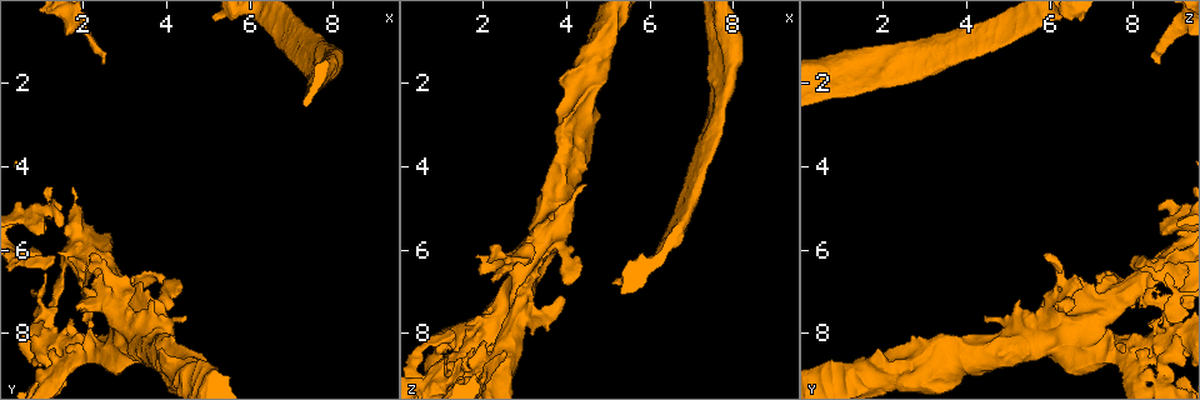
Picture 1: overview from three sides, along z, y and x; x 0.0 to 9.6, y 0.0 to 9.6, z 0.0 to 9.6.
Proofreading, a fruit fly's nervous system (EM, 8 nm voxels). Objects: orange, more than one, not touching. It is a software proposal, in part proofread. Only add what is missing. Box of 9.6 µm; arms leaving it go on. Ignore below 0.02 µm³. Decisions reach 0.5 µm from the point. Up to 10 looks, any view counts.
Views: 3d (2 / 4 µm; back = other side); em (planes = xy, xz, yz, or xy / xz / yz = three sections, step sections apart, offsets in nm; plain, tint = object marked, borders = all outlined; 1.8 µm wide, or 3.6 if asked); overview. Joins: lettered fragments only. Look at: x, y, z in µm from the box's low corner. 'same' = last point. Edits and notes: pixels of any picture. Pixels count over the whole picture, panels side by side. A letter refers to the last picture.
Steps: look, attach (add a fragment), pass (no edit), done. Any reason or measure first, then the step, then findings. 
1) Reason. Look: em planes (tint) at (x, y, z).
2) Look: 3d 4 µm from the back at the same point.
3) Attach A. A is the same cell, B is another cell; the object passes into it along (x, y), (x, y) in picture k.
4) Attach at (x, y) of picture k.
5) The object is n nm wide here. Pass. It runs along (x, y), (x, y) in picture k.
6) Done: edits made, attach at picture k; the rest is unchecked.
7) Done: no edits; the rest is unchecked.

Stops while still wide. Look: em planes (borders) at (1.00, 5.60, 8.65).

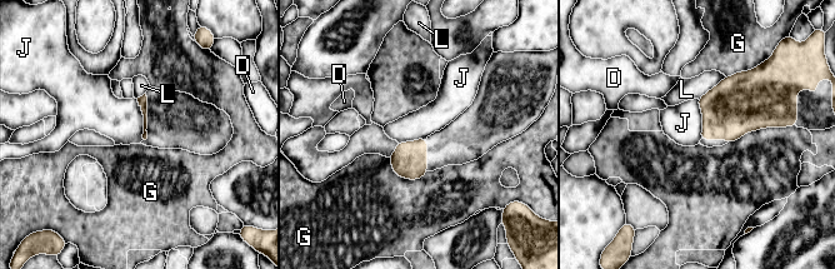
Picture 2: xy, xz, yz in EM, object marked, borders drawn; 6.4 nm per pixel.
The longest contact is with G, 400 nm. Pass. D, G, J and L are other cells; none of them fits.

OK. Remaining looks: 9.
An open end. Look: em xy step 8 (borders) at (2.55, 1.50, 8.60).

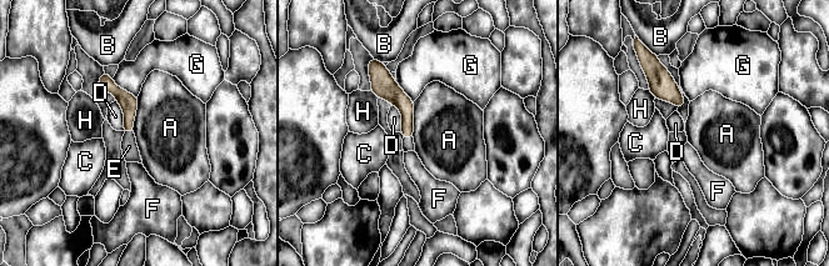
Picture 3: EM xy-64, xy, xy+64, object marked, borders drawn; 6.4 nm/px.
The longest contact is with A, 240 nm. Attach E. E is the same cell, A, B, C, D, F, G and H are other cells; the object passes into it along (400, 100), (408, 137), (408, 144) in picture 3; the neuron continues.

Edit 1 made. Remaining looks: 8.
Four arms meet. Look: em planes (tint) at (1.20, 8.25, 8.75).

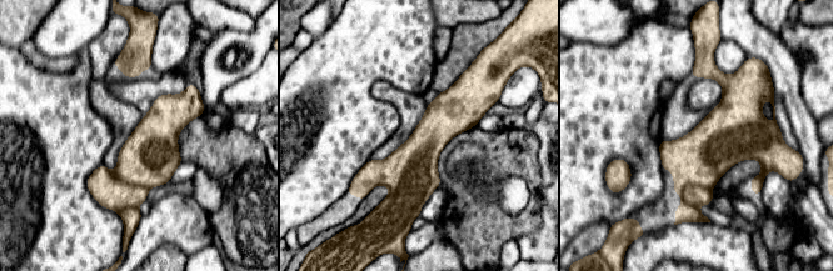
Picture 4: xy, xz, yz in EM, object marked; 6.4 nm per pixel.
Look: em planes (borders) at the same point.

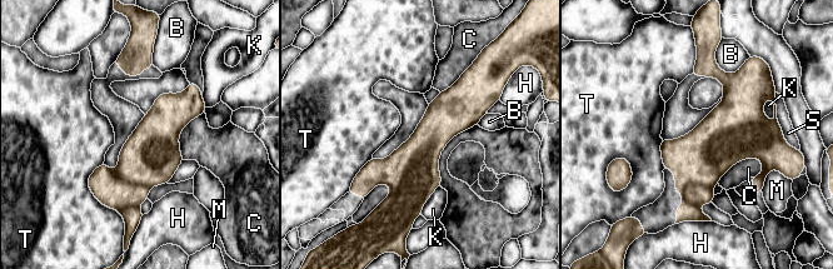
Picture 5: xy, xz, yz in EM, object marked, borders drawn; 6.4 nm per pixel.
The longest contact is with C, 460 nm. Pass. B, C, H, K, M, S and T are other cells; a border runs along (477, 124), (442, 152), (439, 185) in picture 5; no lettered fragment goes on from it.

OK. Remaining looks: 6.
Touches itself. Look: 3d 2 µm at (7.20, 0.95, 4.15).

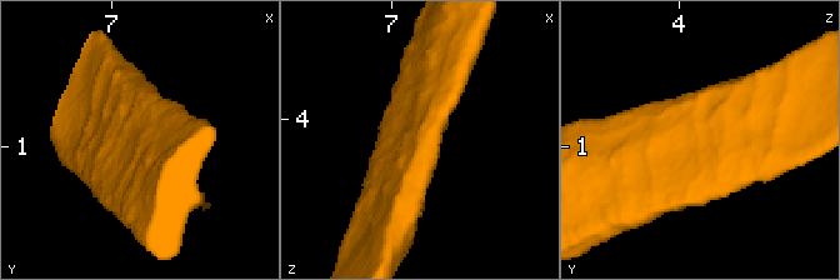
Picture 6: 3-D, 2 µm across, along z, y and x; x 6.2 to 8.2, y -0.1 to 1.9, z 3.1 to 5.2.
Look: em planes (tint) at (7.20, 0.90, 4.14).

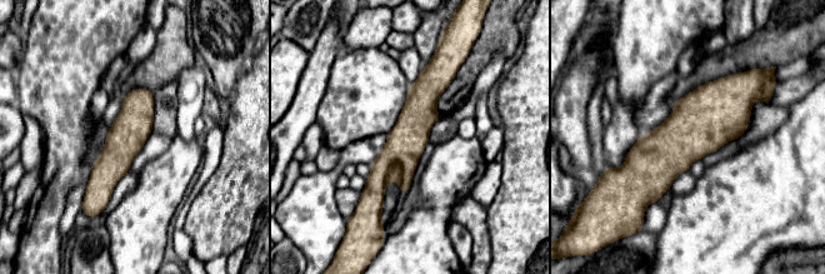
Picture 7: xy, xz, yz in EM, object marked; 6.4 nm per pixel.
What lies round it. Look: em planes (borders) at the same point.

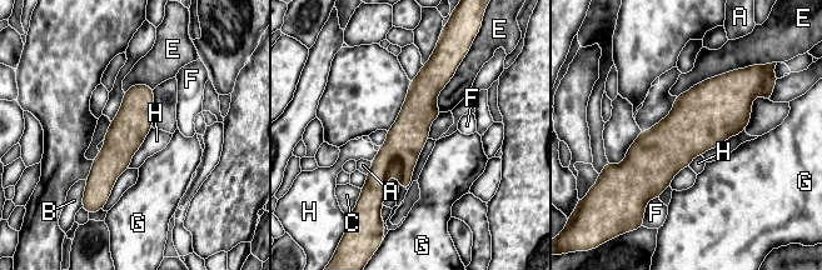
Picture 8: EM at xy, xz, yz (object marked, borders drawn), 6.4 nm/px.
The object is 240 nm wide here; the longest contact is with E, 500 nm. Pass. A, B, C, E, F, G and H are other cells; no lettered fragment goes on from it.

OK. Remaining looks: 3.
Done: edits made, attach at picture 3; the rest is unchecked.

